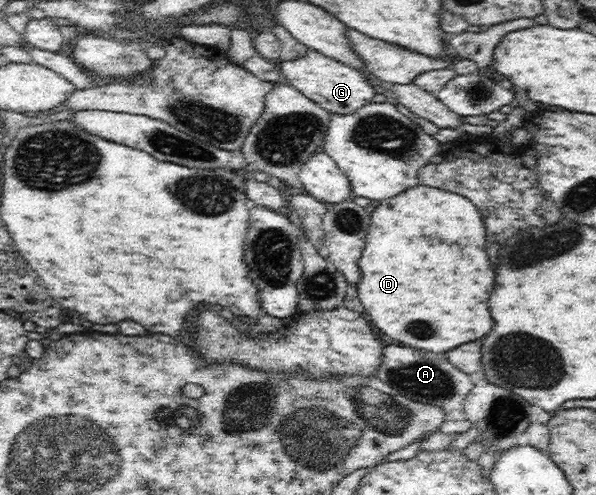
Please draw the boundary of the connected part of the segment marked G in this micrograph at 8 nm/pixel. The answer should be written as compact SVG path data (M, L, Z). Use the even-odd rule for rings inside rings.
M307 47L302 58L286 59L278 62L278 69L290 86L299 90L304 96L319 104L332 114L354 114L362 106L370 104L376 96L376 89L370 85L366 75L338 59L320 54L317 50Z

